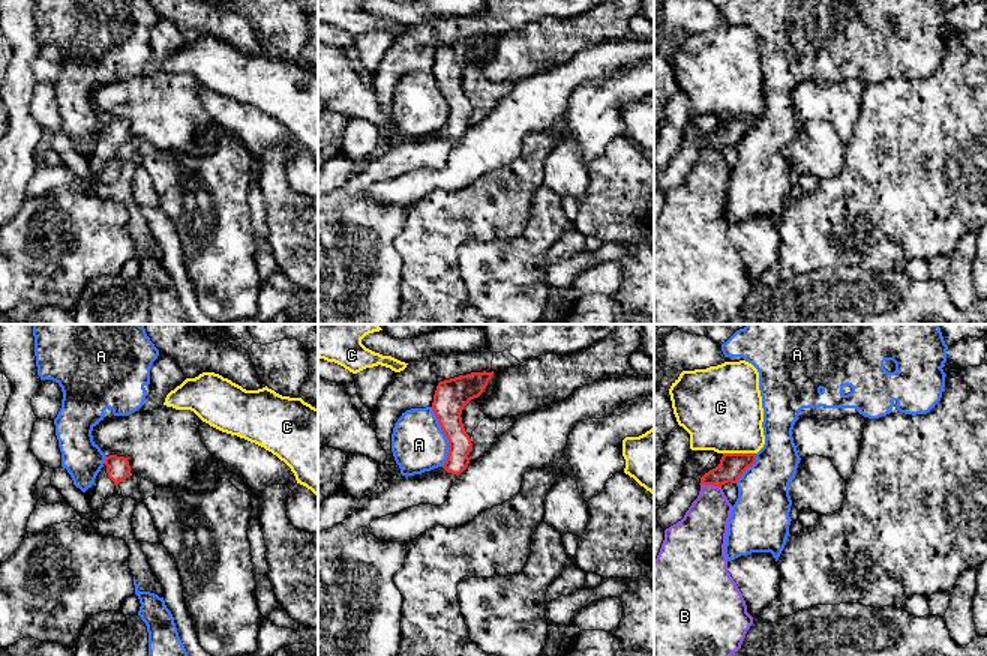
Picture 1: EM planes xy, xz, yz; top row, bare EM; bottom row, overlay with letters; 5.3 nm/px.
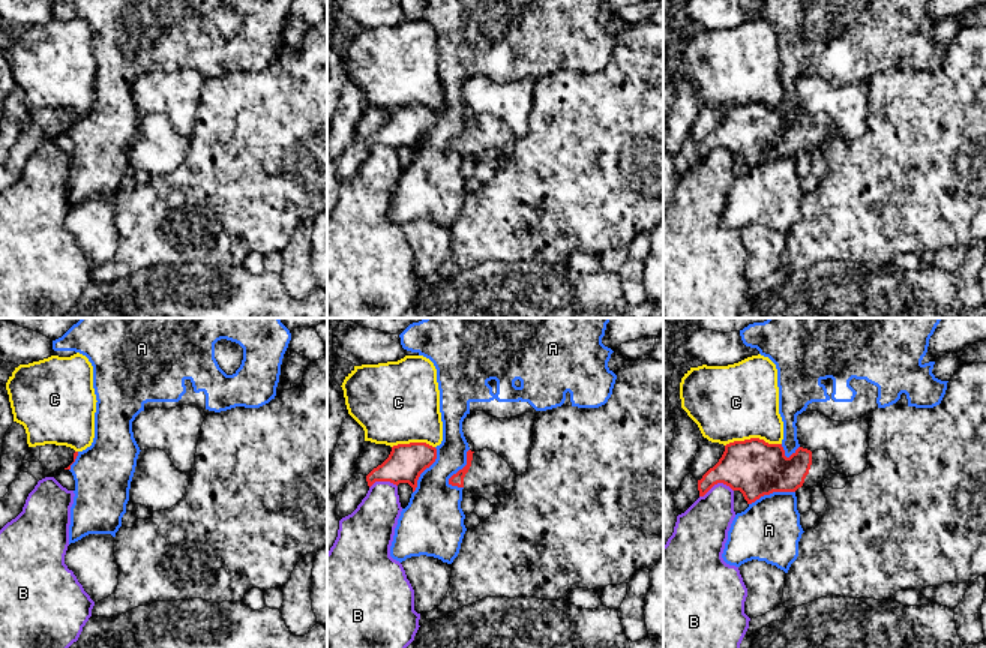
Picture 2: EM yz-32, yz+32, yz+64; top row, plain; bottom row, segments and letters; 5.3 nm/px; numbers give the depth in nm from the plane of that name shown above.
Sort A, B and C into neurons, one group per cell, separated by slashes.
A / B / C

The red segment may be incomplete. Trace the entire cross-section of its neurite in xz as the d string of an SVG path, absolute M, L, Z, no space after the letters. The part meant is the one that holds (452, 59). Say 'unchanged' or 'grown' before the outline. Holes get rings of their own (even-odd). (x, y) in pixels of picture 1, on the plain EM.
grown | M494 35L471 36L438 47L430 72L448 104L448 119L441 131L422 138L399 138L384 144L374 158L360 164L357 173L345 185L318 197L318 324L394 324L400 308L404 261L393 240L405 227L408 207L376 203L369 195L370 186L418 168L441 170L447 164L448 153L470 128L468 119L472 111L462 87L462 74L471 63L478 62L484 56L492 39Z

